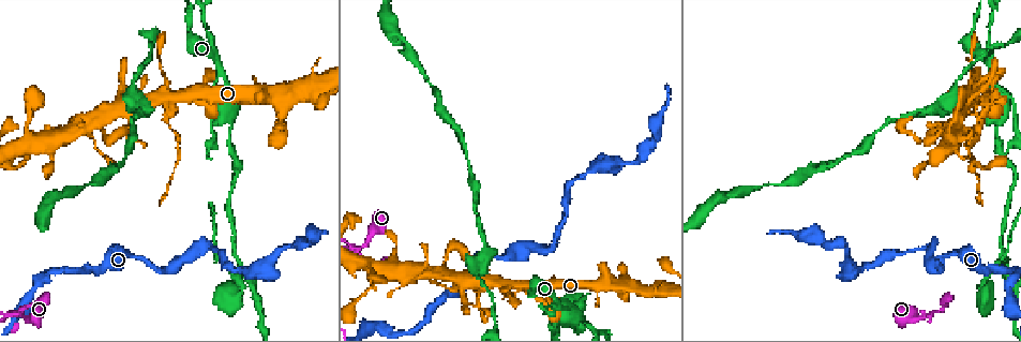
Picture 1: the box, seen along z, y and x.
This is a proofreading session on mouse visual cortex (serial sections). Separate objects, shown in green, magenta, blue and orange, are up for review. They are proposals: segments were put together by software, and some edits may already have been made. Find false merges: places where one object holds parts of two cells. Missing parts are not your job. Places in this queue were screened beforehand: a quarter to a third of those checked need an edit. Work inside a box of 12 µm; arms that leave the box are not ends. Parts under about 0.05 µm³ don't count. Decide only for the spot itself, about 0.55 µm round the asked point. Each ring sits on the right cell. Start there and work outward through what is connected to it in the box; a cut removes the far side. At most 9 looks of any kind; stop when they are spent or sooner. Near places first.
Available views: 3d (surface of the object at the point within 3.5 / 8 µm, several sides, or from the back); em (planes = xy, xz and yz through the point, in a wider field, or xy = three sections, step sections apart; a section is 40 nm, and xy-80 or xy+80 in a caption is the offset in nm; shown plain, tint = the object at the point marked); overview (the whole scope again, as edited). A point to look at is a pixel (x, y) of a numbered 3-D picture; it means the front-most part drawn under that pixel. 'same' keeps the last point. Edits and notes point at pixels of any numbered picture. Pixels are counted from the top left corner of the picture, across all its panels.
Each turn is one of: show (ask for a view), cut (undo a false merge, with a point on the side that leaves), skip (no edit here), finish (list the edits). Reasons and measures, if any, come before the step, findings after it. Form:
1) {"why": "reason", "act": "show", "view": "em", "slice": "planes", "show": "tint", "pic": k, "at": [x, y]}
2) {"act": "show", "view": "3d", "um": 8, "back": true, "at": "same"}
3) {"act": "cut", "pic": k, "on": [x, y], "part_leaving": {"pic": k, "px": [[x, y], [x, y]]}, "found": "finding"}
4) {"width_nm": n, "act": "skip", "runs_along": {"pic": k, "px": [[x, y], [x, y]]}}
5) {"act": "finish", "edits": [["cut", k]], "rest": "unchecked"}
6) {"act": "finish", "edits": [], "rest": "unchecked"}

{"why": "abrupt turn", "act": "show", "view": "3d", "um": 3.5, "pic": 1, "at": [504, 256]}

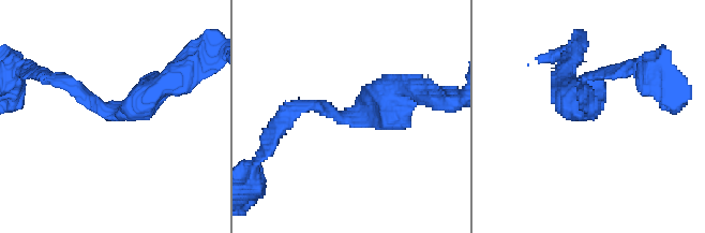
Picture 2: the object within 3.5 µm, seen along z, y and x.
{"arm_widths_nm": [150, 400], "why": "now the EM", "act": "show", "view": "em", "slice": "xy", "step": 5, "show": "tint", "pic": 2, "at": [115, 113]}

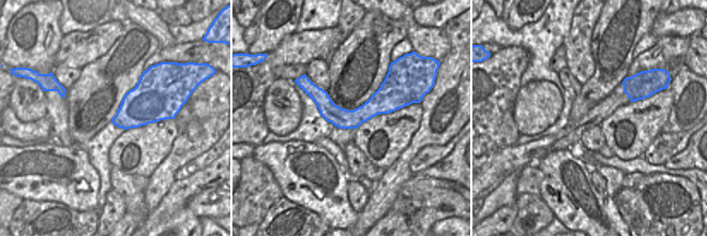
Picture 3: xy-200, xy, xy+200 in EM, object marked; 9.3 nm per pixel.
{"act": "skip", "runs_along": {"pic": 2, "px": [[300, 112], [356, 117], [413, 87]]}, "found": "all the same cell"}

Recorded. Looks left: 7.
{"why": "sharp bend", "act": "show", "view": "3d", "um": 8, "pic": 1, "at": [209, 245]}

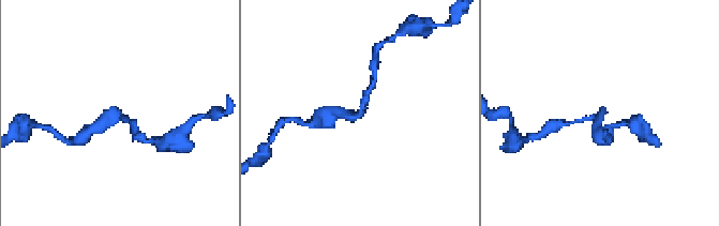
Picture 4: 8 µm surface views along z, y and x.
{"act": "show", "view": "3d", "um": 3.5, "back": true, "pic": 4, "at": [361, 112]}

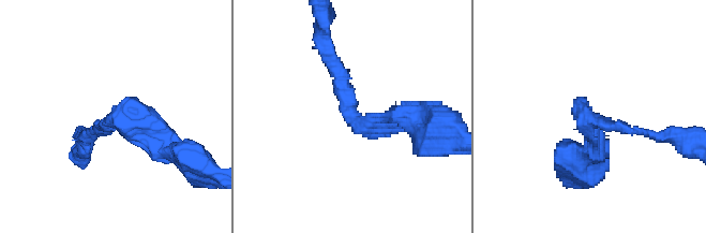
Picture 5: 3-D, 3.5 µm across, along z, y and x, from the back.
{"arm_widths_nm": [200, 350], "act": "show", "view": "em", "slice": "xy", "step": 2, "show": "tint", "pic": 5, "at": [354, 120]}

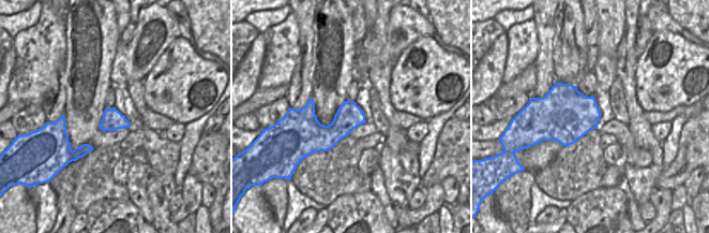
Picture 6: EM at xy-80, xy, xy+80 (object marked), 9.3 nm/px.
{"act": "skip", "runs_along": {"pic": 5, "px": [[414, 114], [364, 128], [328, 59]]}, "found": "one cell here"}

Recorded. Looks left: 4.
{"why": "three arms meet", "act": "show", "view": "3d", "um": 3.5, "pic": 1, "at": [509, 283]}

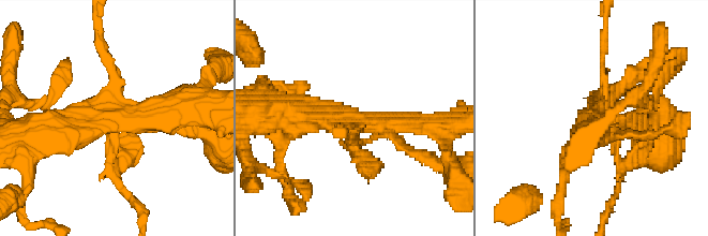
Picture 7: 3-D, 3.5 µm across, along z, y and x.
{"why": "need the tissue", "act": "show", "view": "em", "slice": "xy", "step": 1, "show": "tint", "pic": 7, "at": [116, 119]}

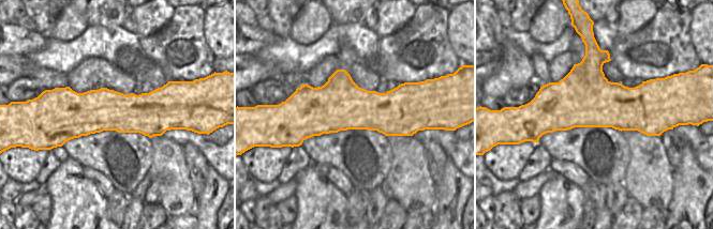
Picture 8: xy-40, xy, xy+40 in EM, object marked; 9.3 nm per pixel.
{"why": "another direction", "act": "show", "view": "em", "slice": "xy", "step": 5, "show": "tint", "at": "same"}

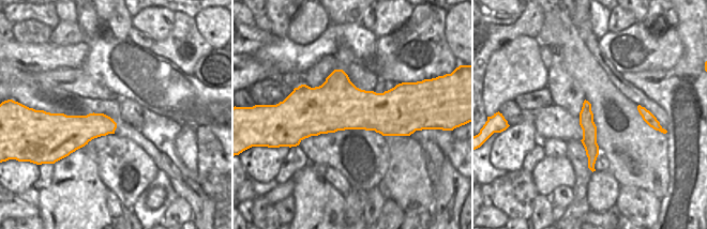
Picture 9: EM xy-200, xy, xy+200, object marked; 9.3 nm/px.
{"act": "cut", "pic": 7, "on": [131, 149], "part_leaving": {"pic": 7, "px": [[113, 133], [113, 176], [142, 219]]}, "found": "two cells meet here"}

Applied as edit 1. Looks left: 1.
{"act": "finish", "edits": [["cut", 7]], "rest": "unchecked"}

